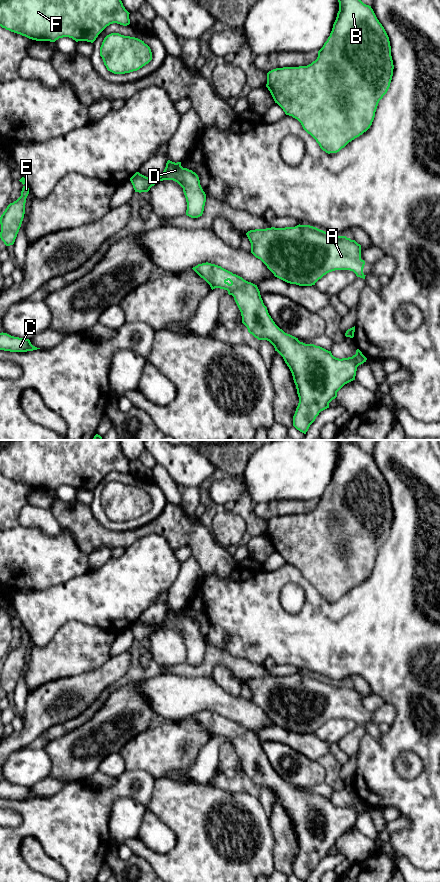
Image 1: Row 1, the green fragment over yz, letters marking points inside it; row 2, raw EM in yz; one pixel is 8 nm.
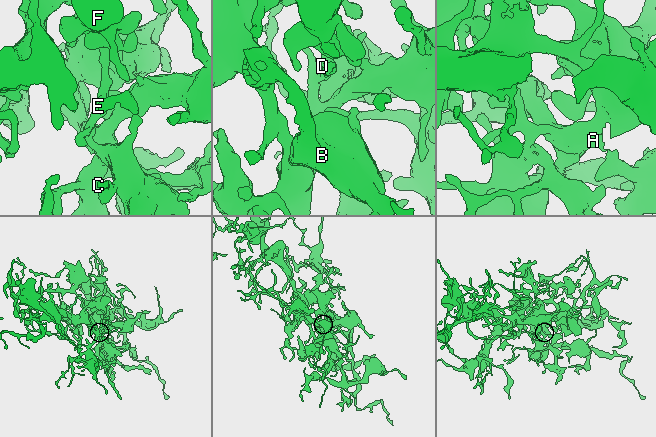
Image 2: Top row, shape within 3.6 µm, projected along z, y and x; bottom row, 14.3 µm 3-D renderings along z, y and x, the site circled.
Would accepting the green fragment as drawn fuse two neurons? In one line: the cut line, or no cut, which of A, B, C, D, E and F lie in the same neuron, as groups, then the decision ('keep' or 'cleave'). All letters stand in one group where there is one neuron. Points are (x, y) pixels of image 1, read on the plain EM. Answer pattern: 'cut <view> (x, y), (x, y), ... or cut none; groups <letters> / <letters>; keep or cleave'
cut none; groups A B C D E F; keep

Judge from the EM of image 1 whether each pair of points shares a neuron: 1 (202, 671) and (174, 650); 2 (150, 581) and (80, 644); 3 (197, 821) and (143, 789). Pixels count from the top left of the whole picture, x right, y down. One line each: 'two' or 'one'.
1: two
2: two
3: two

